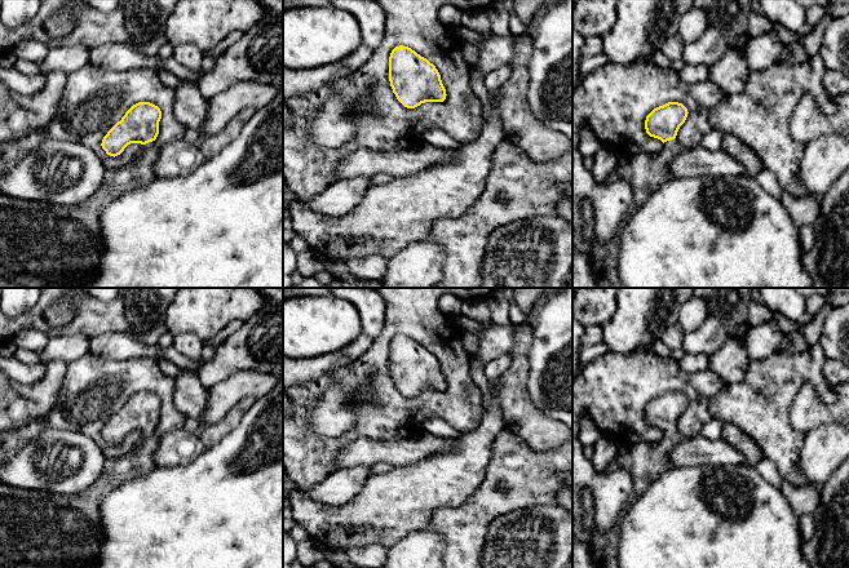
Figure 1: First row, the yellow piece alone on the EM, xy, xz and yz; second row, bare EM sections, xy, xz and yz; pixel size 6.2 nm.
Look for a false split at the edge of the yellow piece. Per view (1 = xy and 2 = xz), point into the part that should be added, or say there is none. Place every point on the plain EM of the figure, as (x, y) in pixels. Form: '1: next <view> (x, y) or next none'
1: next xy (38, 529)
2: next none

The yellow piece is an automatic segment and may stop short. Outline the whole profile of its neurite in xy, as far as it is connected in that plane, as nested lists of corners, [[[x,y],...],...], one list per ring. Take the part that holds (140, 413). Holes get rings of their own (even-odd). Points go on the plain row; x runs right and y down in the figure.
[[[150,391],[133,394],[103,426],[102,438],[110,445],[120,444],[131,432],[141,432],[140,445],[115,458],[106,458],[102,474],[76,494],[16,488],[0,482],[0,568],[93,568],[105,540],[101,502],[116,487],[151,474],[158,466],[154,453],[159,445],[155,429],[162,400]]]

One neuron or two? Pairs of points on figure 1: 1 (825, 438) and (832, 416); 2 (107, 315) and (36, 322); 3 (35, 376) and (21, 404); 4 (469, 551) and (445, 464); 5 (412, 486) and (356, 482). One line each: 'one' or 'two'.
1: two
2: one
3: two
4: two
5: two

